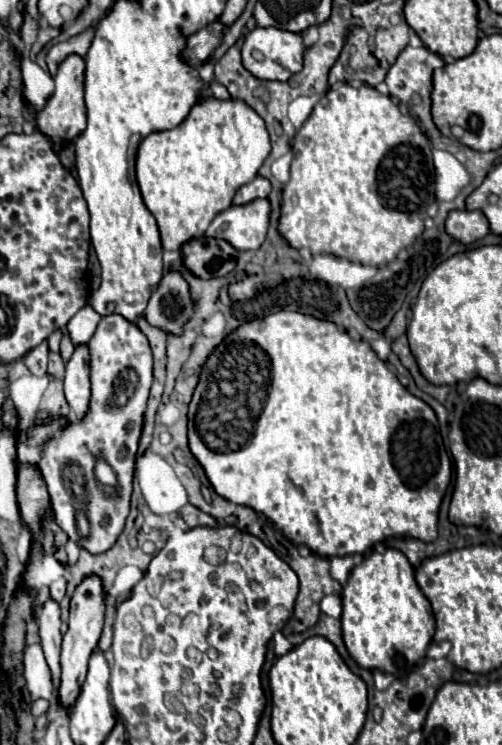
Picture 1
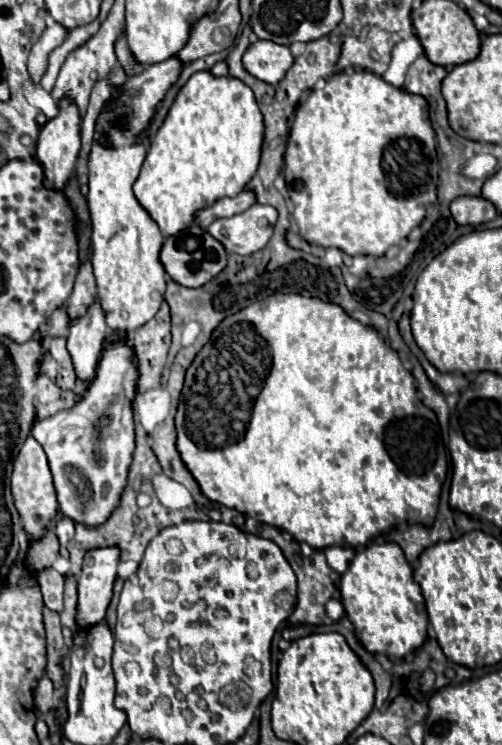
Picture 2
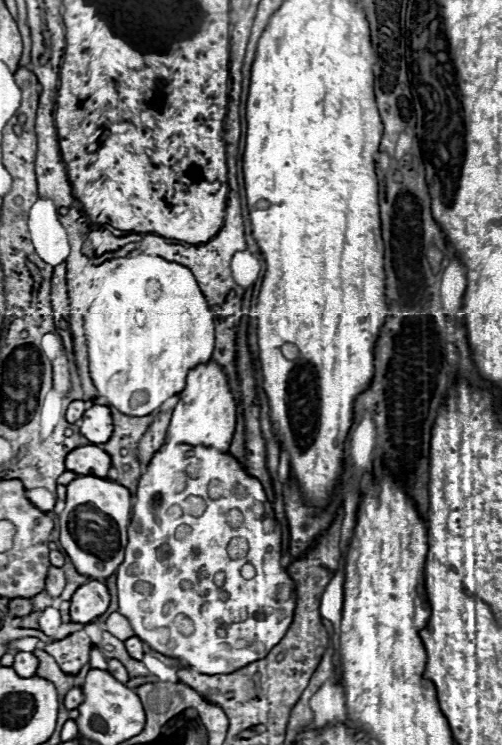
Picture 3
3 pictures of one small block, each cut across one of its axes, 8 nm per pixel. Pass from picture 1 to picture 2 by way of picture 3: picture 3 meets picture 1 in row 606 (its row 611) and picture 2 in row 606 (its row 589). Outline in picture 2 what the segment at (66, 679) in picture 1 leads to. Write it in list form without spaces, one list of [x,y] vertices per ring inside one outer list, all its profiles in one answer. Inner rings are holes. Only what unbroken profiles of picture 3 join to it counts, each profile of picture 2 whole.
[[[104,546],[104,548],[94,548],[86,552],[82,574],[78,576],[78,626],[80,628],[88,628],[104,620],[106,608],[112,598],[112,586],[116,580],[118,562],[120,562],[118,546]]]

